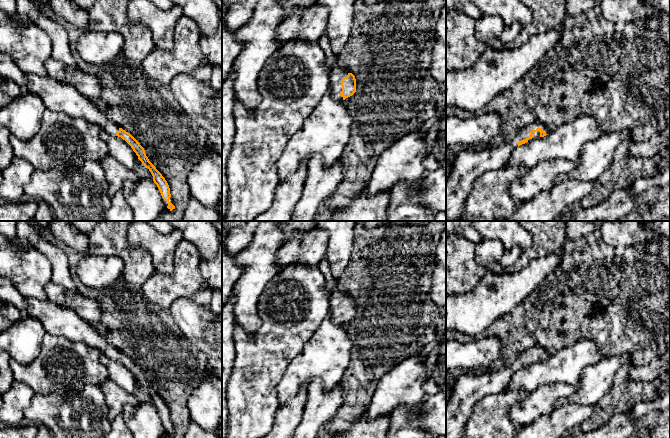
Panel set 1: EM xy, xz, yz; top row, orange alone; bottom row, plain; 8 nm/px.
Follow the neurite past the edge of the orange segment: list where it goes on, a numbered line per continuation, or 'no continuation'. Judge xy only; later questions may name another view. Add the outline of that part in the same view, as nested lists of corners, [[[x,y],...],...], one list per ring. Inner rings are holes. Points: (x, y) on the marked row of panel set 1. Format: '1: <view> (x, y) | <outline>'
1: xy (59, 97) | [[[26,74],[26,92],[38,96],[46,110],[83,118],[110,134],[116,135],[119,128],[102,113],[95,102],[87,99],[73,86],[61,83],[50,76]]]

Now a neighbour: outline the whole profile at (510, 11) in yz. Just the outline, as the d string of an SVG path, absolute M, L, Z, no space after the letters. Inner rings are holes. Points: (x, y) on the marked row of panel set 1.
M473 0L483 17L498 16L505 25L519 22L523 28L533 22L533 12L521 0Z

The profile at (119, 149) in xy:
M103 129L100 131L100 138L107 144L108 154L110 156L123 166L133 169L138 160L138 156L125 140Z

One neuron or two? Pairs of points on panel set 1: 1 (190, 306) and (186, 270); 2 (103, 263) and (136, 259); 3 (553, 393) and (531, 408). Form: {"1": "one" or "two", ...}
{"1": "two", "2": "two", "3": "one"}

